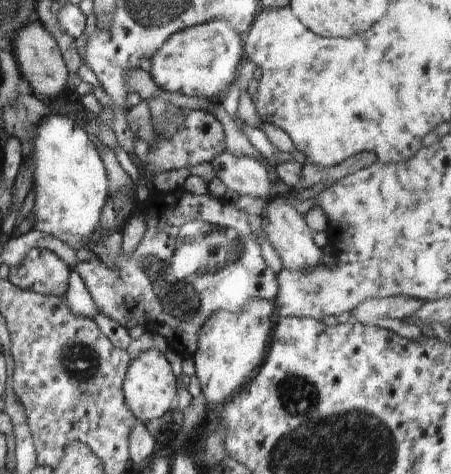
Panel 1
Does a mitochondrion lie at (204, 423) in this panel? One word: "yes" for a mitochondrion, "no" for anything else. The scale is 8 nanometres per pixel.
no

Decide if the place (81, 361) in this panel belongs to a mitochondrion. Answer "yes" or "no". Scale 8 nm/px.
yes

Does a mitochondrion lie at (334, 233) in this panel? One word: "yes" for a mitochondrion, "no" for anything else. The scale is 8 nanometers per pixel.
no

